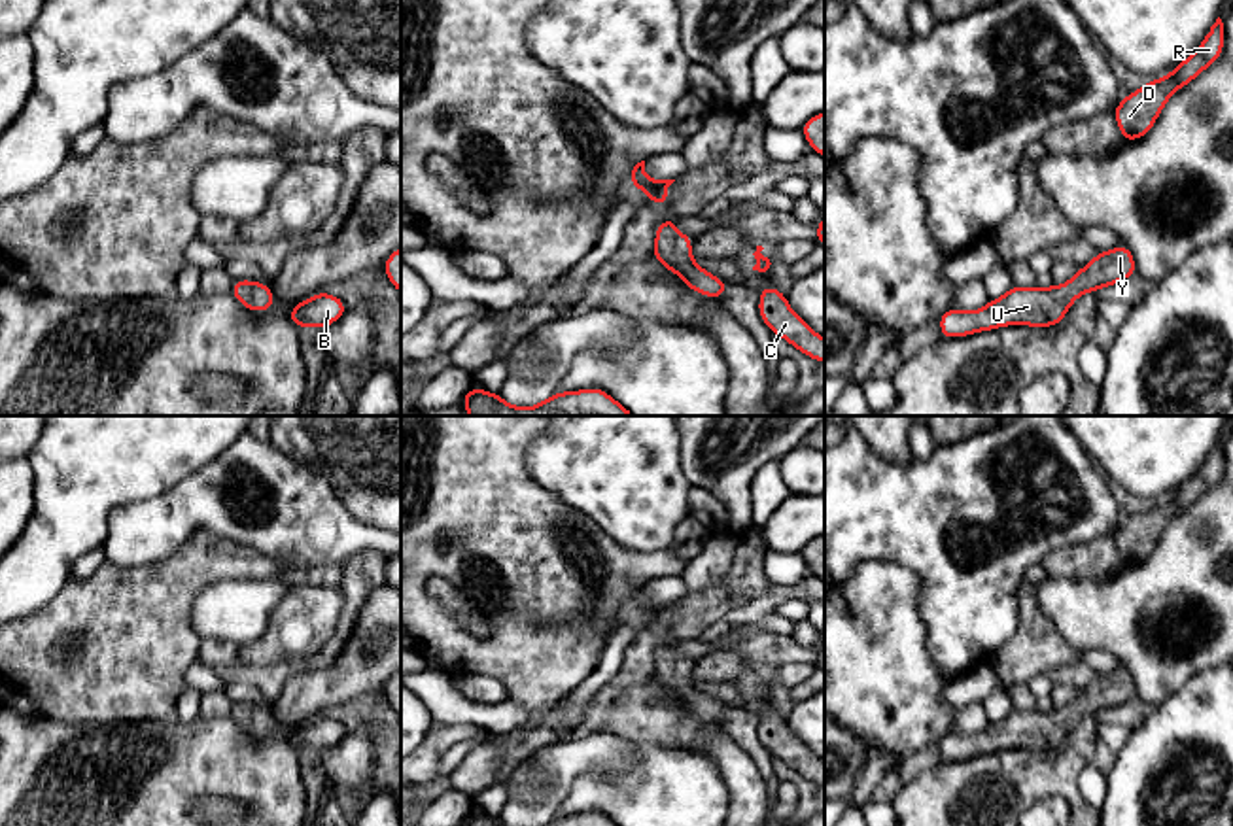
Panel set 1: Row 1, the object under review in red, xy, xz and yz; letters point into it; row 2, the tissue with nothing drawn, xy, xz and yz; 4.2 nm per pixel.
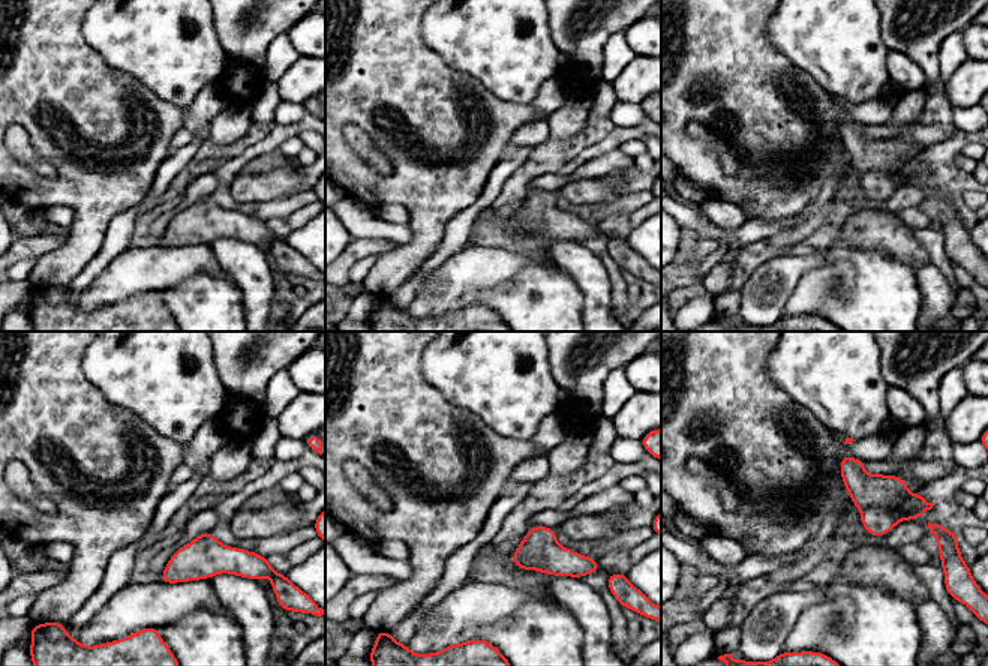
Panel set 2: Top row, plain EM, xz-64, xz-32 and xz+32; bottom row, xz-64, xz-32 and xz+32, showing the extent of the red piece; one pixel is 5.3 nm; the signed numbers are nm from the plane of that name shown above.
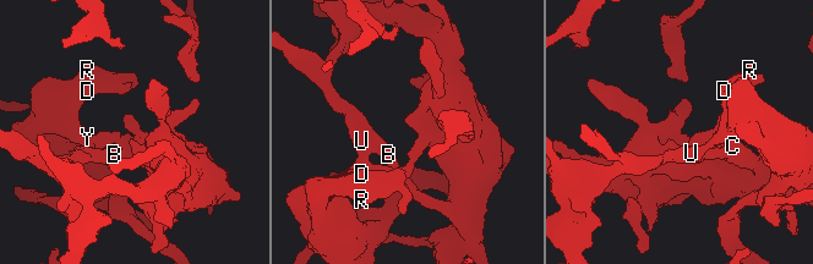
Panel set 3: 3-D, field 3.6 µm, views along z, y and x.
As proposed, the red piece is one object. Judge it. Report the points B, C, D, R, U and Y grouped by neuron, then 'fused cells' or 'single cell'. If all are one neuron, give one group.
groups B C D R U Y; single cell

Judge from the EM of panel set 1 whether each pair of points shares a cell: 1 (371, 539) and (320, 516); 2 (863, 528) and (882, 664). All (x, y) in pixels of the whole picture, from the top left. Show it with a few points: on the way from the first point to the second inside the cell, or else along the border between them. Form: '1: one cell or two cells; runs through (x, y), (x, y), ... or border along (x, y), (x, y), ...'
1: one cell; runs through (358, 537), (339, 535), (333, 530)
2: two cells; border along (912, 571), (891, 562), (863, 560), (844, 581)

